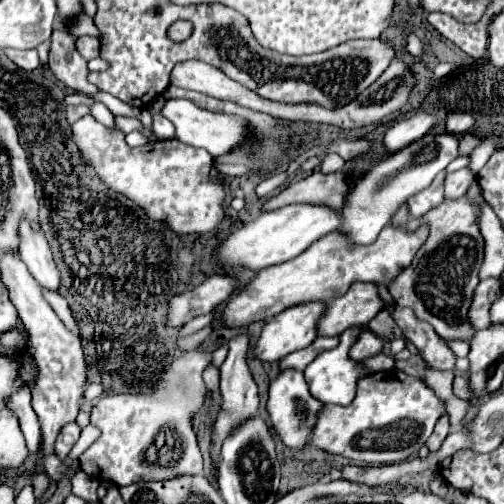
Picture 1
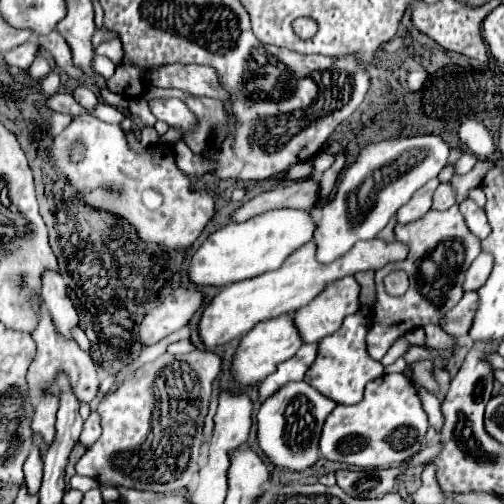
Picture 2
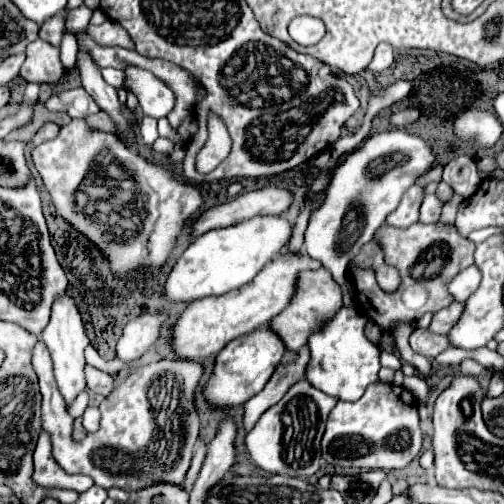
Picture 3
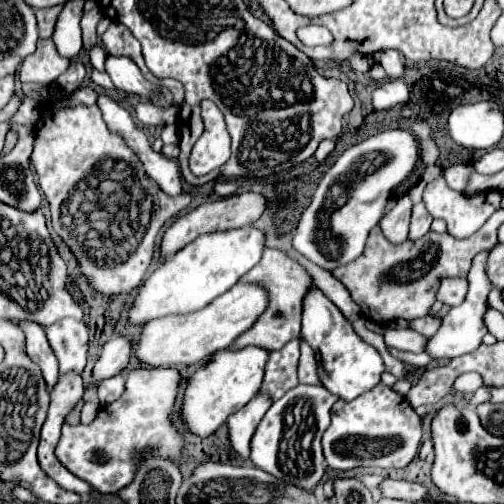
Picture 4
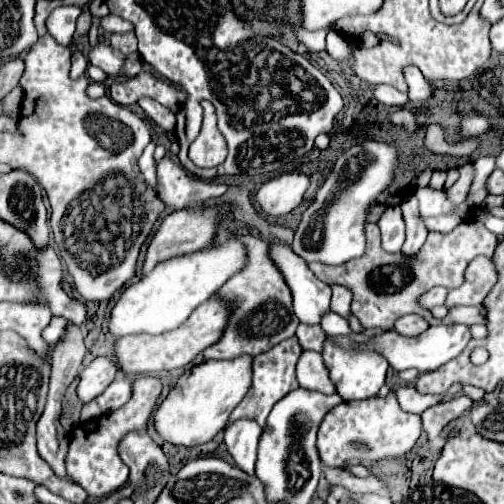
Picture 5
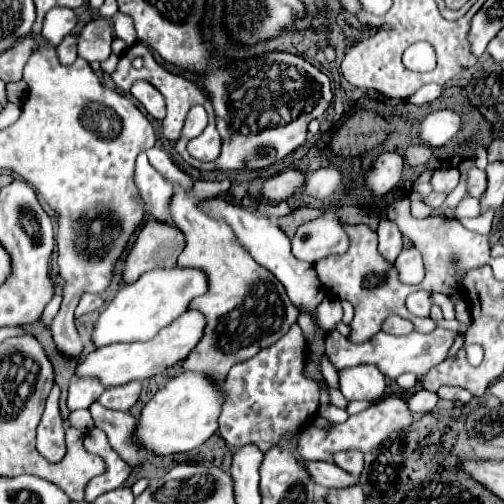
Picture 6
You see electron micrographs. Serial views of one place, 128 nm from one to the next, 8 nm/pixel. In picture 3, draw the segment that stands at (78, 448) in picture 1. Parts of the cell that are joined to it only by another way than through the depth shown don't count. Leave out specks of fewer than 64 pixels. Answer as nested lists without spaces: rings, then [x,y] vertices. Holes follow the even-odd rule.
[[[88,406],[84,412],[84,428],[86,432],[96,432],[100,428],[100,410],[96,406]]]

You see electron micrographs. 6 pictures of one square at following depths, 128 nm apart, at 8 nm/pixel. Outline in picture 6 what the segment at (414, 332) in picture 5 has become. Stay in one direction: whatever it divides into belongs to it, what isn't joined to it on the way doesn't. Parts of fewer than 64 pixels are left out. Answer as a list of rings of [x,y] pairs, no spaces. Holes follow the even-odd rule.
[[[390,316],[384,324],[382,324],[382,330],[388,332],[388,334],[394,334],[394,336],[402,336],[402,334],[410,334],[414,330],[414,324],[406,318],[400,318],[400,316]]]

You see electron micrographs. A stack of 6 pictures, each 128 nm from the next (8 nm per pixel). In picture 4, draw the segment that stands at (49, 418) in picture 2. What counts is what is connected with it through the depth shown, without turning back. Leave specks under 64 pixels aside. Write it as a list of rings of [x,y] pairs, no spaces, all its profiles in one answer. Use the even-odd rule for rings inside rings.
[[[18,322],[18,324],[24,328],[24,334],[26,334],[28,356],[32,358],[32,362],[36,362],[40,366],[48,392],[52,392],[52,388],[56,386],[56,380],[58,380],[58,360],[44,336],[44,330],[40,330],[40,326],[32,324],[32,322]],[[176,368],[130,370],[126,374],[124,394],[116,402],[102,407],[98,418],[89,426],[62,426],[56,458],[74,476],[90,482],[92,488],[102,494],[114,494],[134,480],[140,468],[140,452],[146,448],[152,448],[152,452],[160,458],[168,456],[168,460],[180,464],[184,434],[172,424],[172,410],[176,404],[180,380],[182,376]]]

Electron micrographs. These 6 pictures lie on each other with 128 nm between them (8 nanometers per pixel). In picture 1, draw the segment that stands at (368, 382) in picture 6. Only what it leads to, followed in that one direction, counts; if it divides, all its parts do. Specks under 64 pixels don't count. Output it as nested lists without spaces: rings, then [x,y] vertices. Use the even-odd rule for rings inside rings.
[[[348,328],[346,332],[342,332],[340,336],[340,344],[338,348],[334,350],[328,350],[328,352],[322,352],[320,356],[316,356],[304,370],[304,376],[306,376],[306,382],[308,382],[308,388],[310,388],[310,394],[322,402],[322,404],[338,404],[338,406],[346,406],[348,402],[354,400],[354,394],[356,394],[356,382],[358,378],[366,376],[368,372],[362,370],[354,360],[348,358],[348,348],[356,342],[360,334],[360,328]]]

